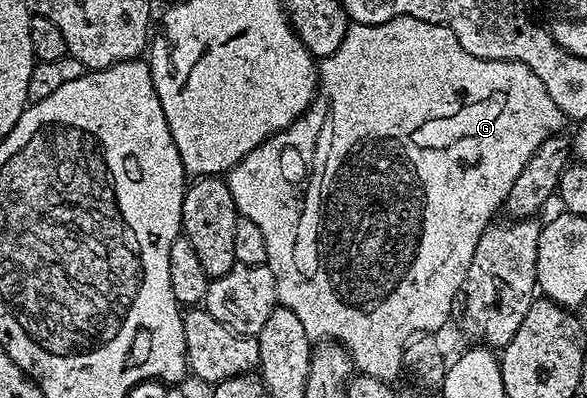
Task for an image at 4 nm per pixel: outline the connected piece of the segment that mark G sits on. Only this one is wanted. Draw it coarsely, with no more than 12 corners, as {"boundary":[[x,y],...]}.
{"boundary":[[351,24],[229,170],[311,342],[393,382],[524,163],[519,61]]}

